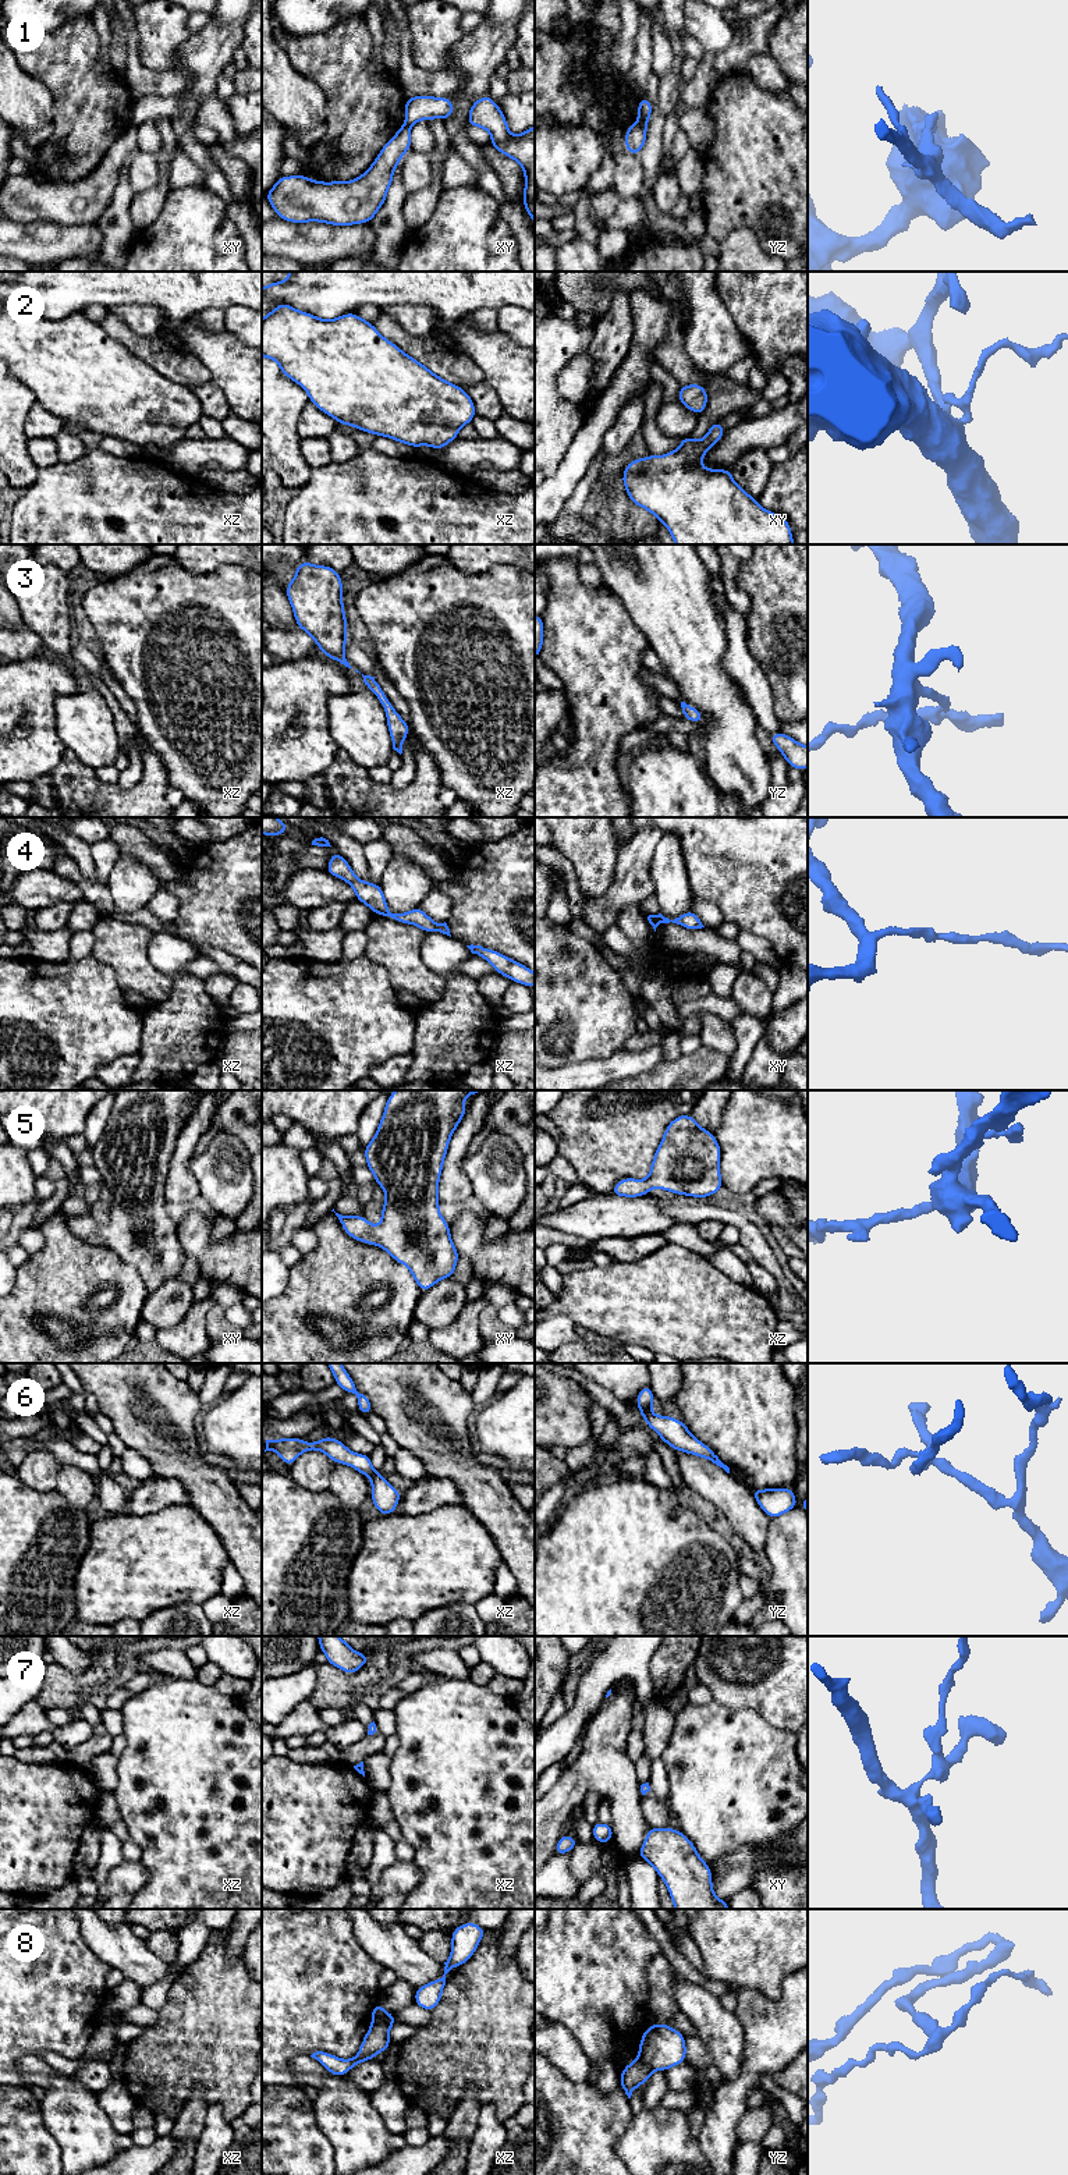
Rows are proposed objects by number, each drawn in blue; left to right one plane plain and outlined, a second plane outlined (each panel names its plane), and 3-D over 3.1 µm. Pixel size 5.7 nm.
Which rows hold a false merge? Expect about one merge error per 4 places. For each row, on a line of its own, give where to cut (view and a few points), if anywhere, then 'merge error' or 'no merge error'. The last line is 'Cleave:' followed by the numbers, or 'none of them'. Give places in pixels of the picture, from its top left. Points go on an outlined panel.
1: cut yz (638, 123), (645, 127); merge error
2: cut none; no merge error
3: cut none; no merge error
4: cut xy (657, 915), (660, 922); merge error
5: cut none; no merge error
6: cut none; no merge error
7: cut none; no merge error
8: cut xz (389, 2014), (372, 2023); merge error
Cleave: 1, 4, 8

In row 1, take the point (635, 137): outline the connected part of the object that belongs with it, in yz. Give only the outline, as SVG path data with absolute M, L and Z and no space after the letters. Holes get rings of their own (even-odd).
M631 124L625 131L625 149L631 155L639 155L646 142L646 127L641 124Z

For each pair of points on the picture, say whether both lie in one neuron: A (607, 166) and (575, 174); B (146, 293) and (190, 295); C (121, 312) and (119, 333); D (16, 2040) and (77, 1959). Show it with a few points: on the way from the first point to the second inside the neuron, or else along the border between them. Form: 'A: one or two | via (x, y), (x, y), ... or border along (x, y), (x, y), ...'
A: two | border along (606, 151), (599, 167), (578, 190)
B: one | via (158, 293), (178, 293)
C: two | border along (109, 312), (119, 316), (135, 333), (148, 337)
D: one | via (17, 2021), (59, 1979)

